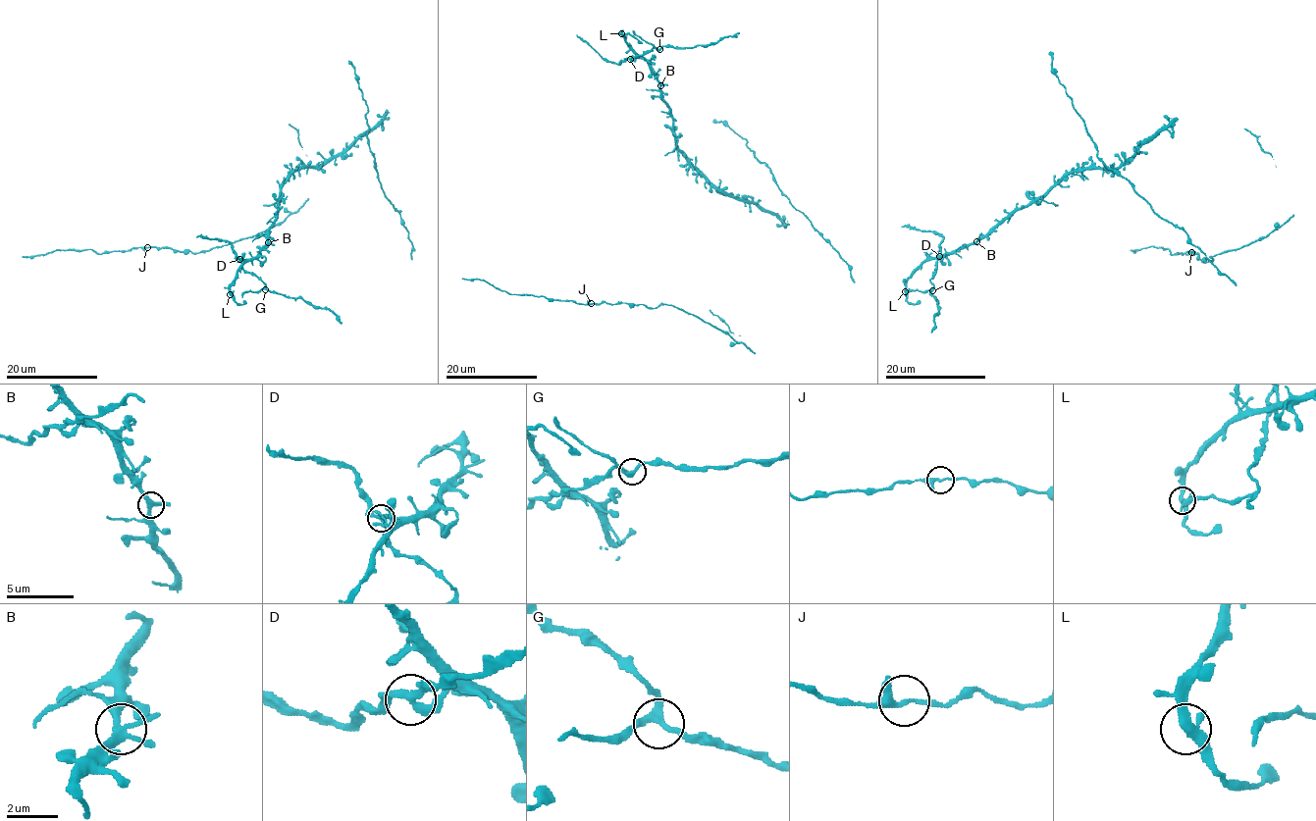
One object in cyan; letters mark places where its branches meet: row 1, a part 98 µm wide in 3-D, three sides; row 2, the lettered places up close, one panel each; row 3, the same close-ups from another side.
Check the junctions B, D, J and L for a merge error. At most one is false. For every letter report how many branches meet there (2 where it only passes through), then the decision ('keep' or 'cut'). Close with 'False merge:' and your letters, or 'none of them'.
B: 4 branches meet; keep
D: 3 branches meet; cut
J: 3 branches meet; keep
L: 3 branches meet; keep
False merge: D

